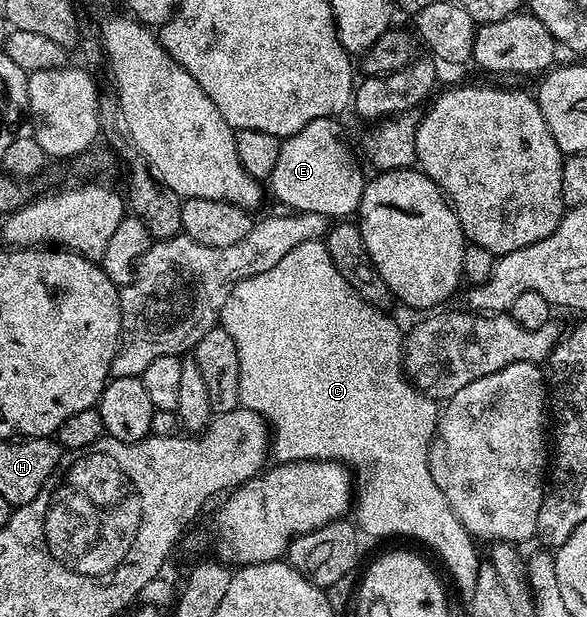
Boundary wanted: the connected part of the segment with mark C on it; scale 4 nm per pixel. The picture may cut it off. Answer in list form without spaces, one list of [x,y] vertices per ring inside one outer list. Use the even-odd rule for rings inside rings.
[[[320,240],[309,244],[297,244],[289,256],[277,260],[269,272],[261,272],[236,282],[231,295],[225,300],[221,315],[221,325],[229,336],[233,336],[233,344],[237,344],[237,360],[241,364],[239,377],[239,404],[244,410],[252,410],[255,414],[270,423],[269,430],[273,435],[273,454],[280,463],[284,462],[338,462],[353,471],[353,518],[358,529],[371,538],[416,538],[424,542],[441,561],[447,565],[451,578],[457,589],[463,593],[464,599],[471,599],[473,588],[477,584],[477,572],[481,565],[476,539],[472,537],[461,520],[455,514],[450,501],[446,499],[437,481],[433,480],[430,471],[430,448],[438,428],[441,406],[434,398],[430,398],[424,390],[418,390],[414,382],[407,376],[405,369],[405,334],[399,331],[397,323],[391,319],[390,313],[369,305],[337,272],[337,264],[333,264],[333,256],[329,256],[326,241]]]

